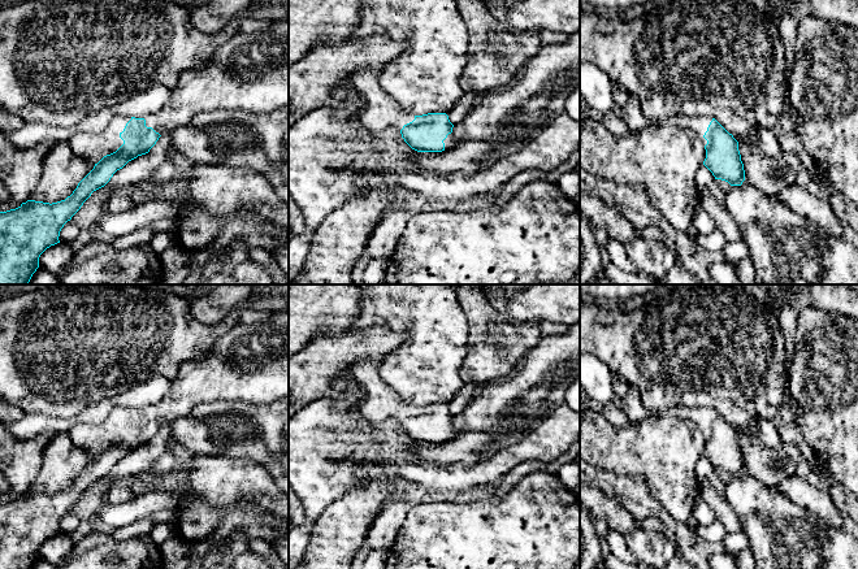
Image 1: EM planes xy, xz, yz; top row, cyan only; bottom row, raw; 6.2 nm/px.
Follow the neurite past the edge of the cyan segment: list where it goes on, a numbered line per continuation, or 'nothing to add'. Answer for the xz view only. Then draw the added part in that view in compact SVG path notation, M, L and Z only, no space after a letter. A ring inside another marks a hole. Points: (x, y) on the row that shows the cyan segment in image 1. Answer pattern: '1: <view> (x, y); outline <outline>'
1: xz (381, 112); outline M382 66L367 68L354 75L354 86L364 97L364 110L360 114L360 126L370 134L380 134L389 129L402 130L415 120L387 95L380 84Z

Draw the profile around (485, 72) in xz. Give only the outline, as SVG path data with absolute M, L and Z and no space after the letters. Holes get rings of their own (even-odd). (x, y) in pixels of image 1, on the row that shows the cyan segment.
M456 0L456 5L471 38L471 55L460 78L463 91L485 95L502 90L533 60L542 45L540 34L500 30L485 0ZM490 32L499 45L497 53L488 42Z

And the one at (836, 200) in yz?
M833 191L829 195L828 201L829 201L835 214L837 216L837 218L841 222L846 221L848 216L846 216L846 205L845 205L844 197L840 194Z

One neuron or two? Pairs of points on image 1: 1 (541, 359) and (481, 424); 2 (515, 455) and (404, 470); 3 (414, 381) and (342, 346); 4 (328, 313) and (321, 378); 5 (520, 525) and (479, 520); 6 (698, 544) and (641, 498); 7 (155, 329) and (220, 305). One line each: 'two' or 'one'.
1: one
2: one
3: two
4: two
5: one
6: one
7: two

